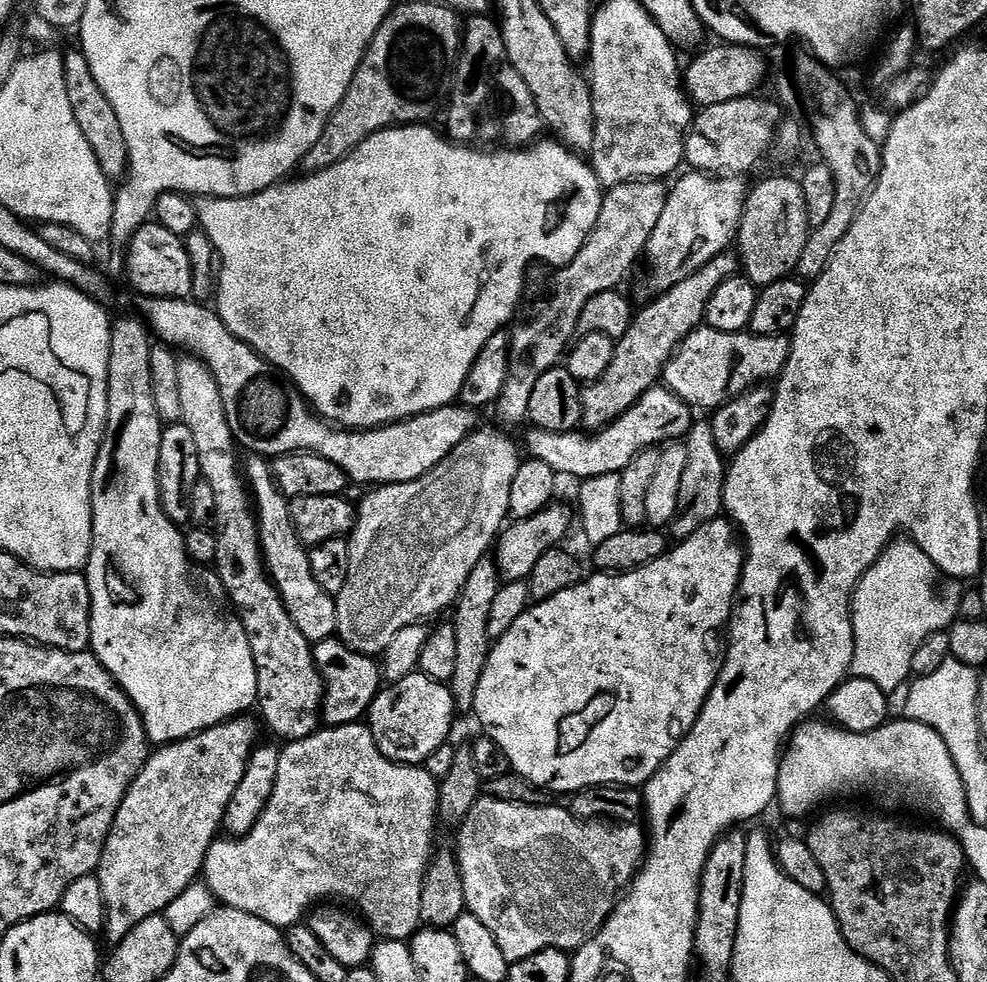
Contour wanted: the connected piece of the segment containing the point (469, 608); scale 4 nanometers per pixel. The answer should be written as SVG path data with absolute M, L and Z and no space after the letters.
M486 558L470 570L470 578L466 578L466 586L458 594L450 623L454 626L455 641L458 642L458 663L454 669L454 678L450 681L452 697L456 699L456 707L461 713L473 711L472 703L478 688L478 678L486 668L490 651L490 609L502 583L502 577L495 559Z

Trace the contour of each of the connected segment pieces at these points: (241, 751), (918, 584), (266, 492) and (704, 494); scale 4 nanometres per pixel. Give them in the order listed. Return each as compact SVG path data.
M248 714L237 716L234 720L228 720L224 724L202 730L198 734L186 737L185 740L175 740L172 744L157 747L149 755L148 761L144 763L144 768L138 774L138 778L134 778L134 782L114 818L114 826L108 835L104 853L100 855L100 867L94 873L97 882L100 883L102 902L104 903L104 931L102 936L103 939L109 940L109 945L115 946L123 942L126 934L130 930L134 930L134 926L138 926L138 922L142 922L151 916L161 915L168 909L170 902L174 902L174 898L178 898L178 894L182 894L182 890L186 890L192 884L197 883L198 877L204 869L206 854L213 842L221 835L224 815L230 806L230 798L234 798L234 790L238 790L238 782L242 782L242 774L245 773L248 759L252 756L252 750L258 743L258 737L256 737L257 721L255 719L252 721L252 718Z
M907 538L893 540L888 549L874 562L874 566L866 570L852 594L854 658L851 675L855 679L874 682L886 693L898 690L898 686L909 683L908 675L912 672L912 663L915 662L920 647L935 632L943 633L951 628L960 616L961 585L948 582L944 589L940 589L940 580L942 581L942 573L936 569L934 562L914 541Z
M253 455L252 461L246 464L246 484L254 501L256 523L260 530L260 551L264 557L264 567L276 589L294 626L310 641L327 640L336 636L336 601L314 582L310 570L308 549L300 543L294 530L290 514L290 500L276 485L272 476L272 465L263 456Z
M693 423L686 437L688 457L686 471L682 473L682 486L677 492L678 510L674 514L666 532L673 541L679 542L690 538L694 530L706 526L706 522L717 519L724 512L724 477L726 460L714 442L714 430L711 423Z

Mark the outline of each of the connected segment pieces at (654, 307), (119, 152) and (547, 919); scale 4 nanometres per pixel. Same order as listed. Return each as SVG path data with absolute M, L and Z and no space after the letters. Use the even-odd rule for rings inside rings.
M729 250L718 254L710 262L706 262L706 266L702 266L697 272L690 274L690 278L682 278L682 282L678 282L678 286L659 293L655 297L657 300L650 301L641 312L639 309L633 315L630 330L626 330L626 334L622 334L622 338L616 341L614 358L610 358L610 366L606 366L606 374L602 374L602 378L598 378L592 384L583 385L580 397L584 415L582 424L585 429L599 430L607 424L613 424L619 416L626 414L626 410L630 410L630 406L634 406L638 402L638 398L642 398L642 394L646 394L646 390L655 388L661 383L666 362L670 362L670 358L676 353L680 343L693 330L704 324L706 306L710 306L710 298L714 295L714 290L718 290L718 286L722 286L722 282L726 282L726 278L737 275L737 272L738 256L735 251Z
M83 51L63 53L63 68L65 78L66 99L70 110L74 112L74 122L78 122L82 130L82 138L90 144L94 158L98 158L98 166L102 166L102 174L108 176L109 181L116 182L120 175L129 171L128 147L122 134L122 126L118 123L118 116L110 102L106 102L106 94L102 94L102 86L94 82L94 74L90 74L90 62L86 62Z
M482 798L470 810L470 814L458 828L458 832L460 832L458 863L462 886L464 887L464 897L468 903L467 911L471 915L477 916L482 922L482 926L486 926L486 930L490 930L490 934L494 936L494 942L498 944L498 950L502 950L502 954L509 962L530 958L530 954L538 954L538 950L550 950L551 948L572 954L588 940L593 940L600 933L600 927L610 918L610 914L616 909L616 905L627 893L632 881L636 879L636 873L640 871L640 865L644 863L646 832L639 823L589 822L572 815L567 807L556 807L552 804L526 806L514 802L498 802L497 800Z

